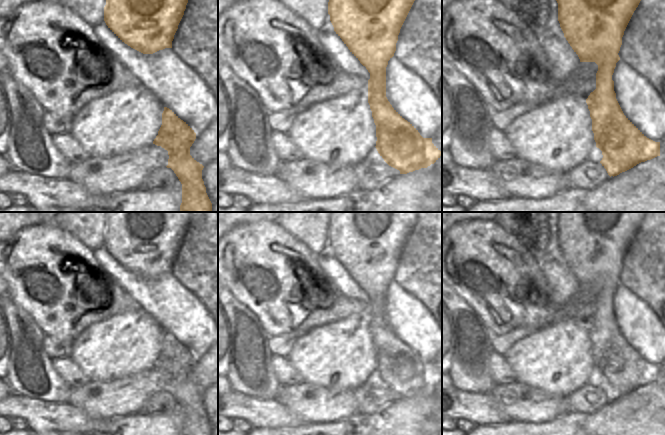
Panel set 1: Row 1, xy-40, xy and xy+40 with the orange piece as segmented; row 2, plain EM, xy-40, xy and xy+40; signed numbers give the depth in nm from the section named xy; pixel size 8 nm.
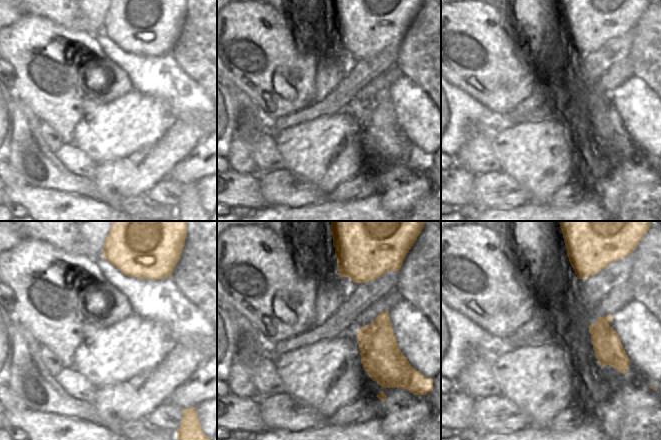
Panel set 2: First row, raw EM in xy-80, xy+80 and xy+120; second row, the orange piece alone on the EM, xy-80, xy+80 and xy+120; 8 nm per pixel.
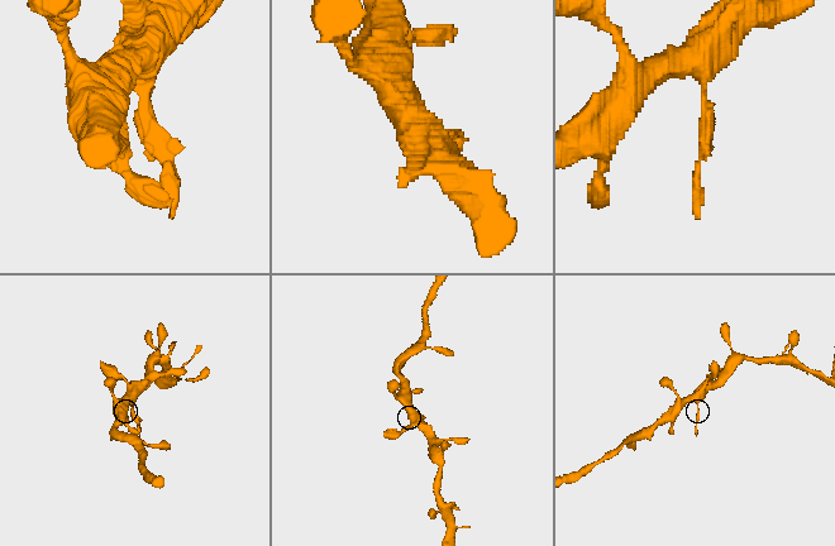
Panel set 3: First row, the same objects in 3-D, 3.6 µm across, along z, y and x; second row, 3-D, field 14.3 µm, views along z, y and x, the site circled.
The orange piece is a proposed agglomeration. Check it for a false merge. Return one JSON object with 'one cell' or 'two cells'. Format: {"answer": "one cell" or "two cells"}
{"answer": "two cells"}

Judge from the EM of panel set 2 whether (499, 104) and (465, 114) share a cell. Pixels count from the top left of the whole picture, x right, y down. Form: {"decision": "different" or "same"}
{"decision": "different"}

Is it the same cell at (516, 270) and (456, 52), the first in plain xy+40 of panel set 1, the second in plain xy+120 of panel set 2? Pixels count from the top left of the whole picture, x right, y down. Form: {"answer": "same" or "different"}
{"answer": "same"}

